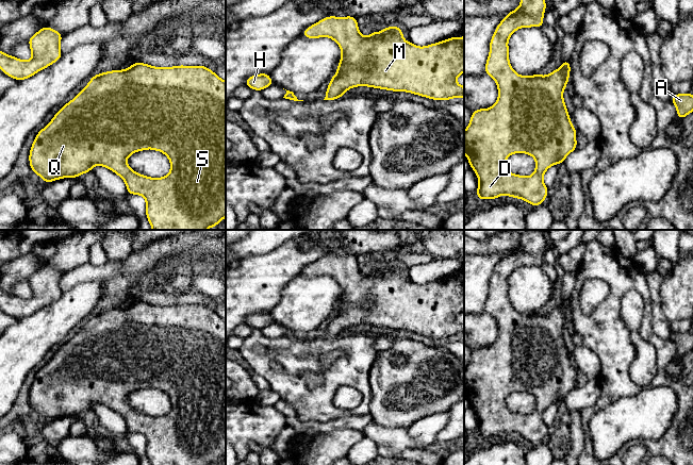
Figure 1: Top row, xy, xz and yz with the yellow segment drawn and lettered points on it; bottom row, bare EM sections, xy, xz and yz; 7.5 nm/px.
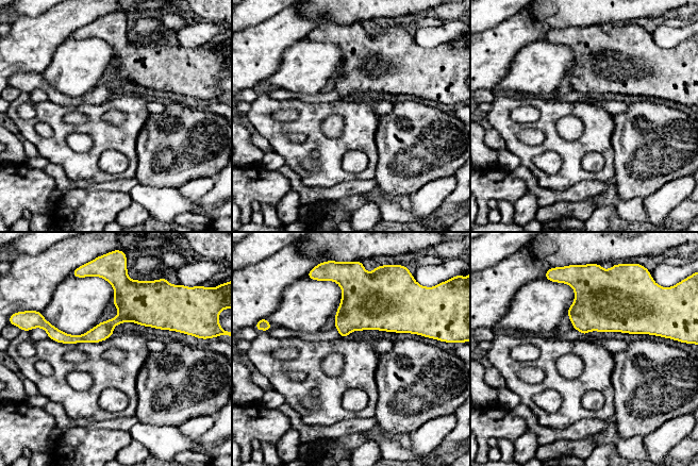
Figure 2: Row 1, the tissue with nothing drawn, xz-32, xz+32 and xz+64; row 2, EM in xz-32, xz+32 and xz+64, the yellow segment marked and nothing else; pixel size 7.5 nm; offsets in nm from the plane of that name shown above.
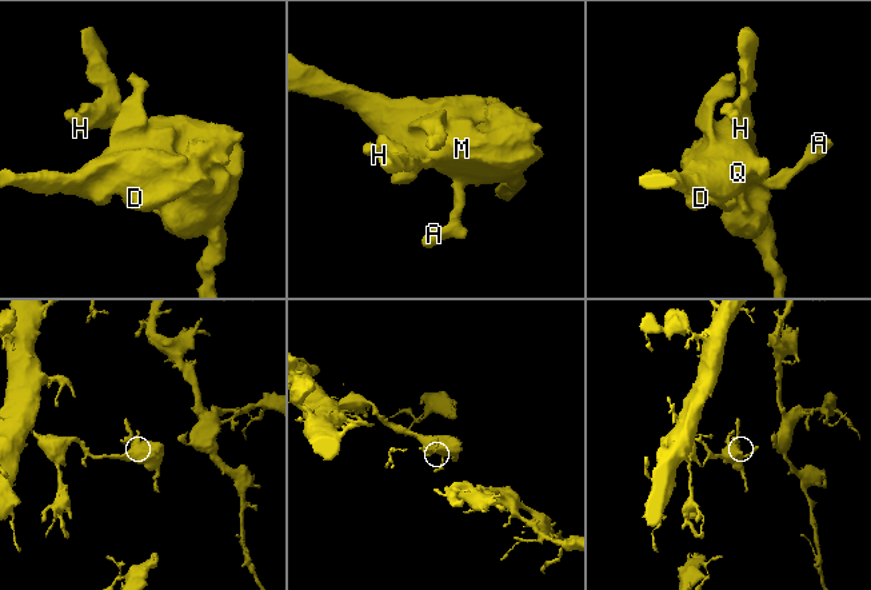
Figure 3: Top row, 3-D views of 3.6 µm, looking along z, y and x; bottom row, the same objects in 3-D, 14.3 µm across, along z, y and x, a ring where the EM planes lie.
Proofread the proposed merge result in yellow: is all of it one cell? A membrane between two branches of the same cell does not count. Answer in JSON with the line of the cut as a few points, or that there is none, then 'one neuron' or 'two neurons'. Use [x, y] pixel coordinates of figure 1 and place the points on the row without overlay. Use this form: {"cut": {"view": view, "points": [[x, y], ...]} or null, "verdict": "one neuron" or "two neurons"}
{"cut": null, "verdict": "one neuron"}

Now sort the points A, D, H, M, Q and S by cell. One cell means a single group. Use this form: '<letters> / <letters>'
A D H M Q S

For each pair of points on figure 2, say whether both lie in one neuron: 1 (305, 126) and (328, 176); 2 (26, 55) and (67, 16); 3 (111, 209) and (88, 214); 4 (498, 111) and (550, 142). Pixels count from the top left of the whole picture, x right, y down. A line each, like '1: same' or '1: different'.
1: same
2: same
3: same
4: same

